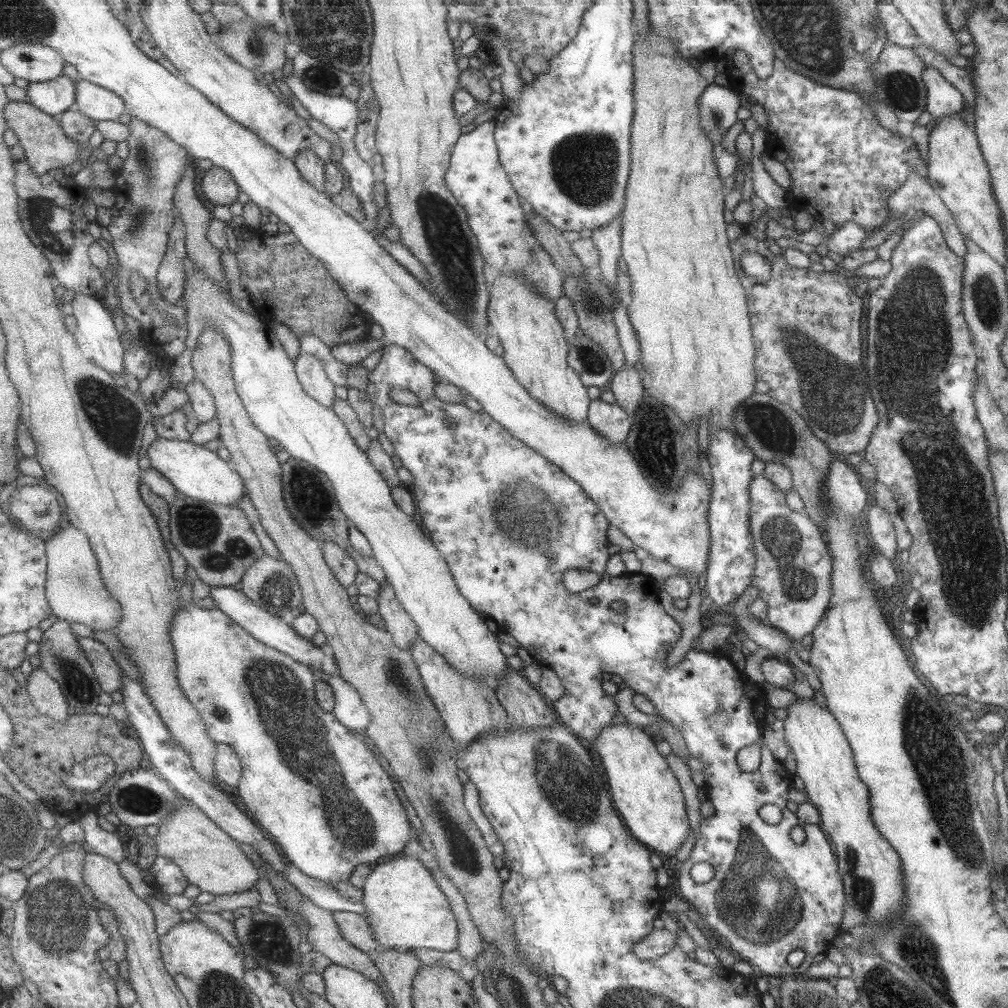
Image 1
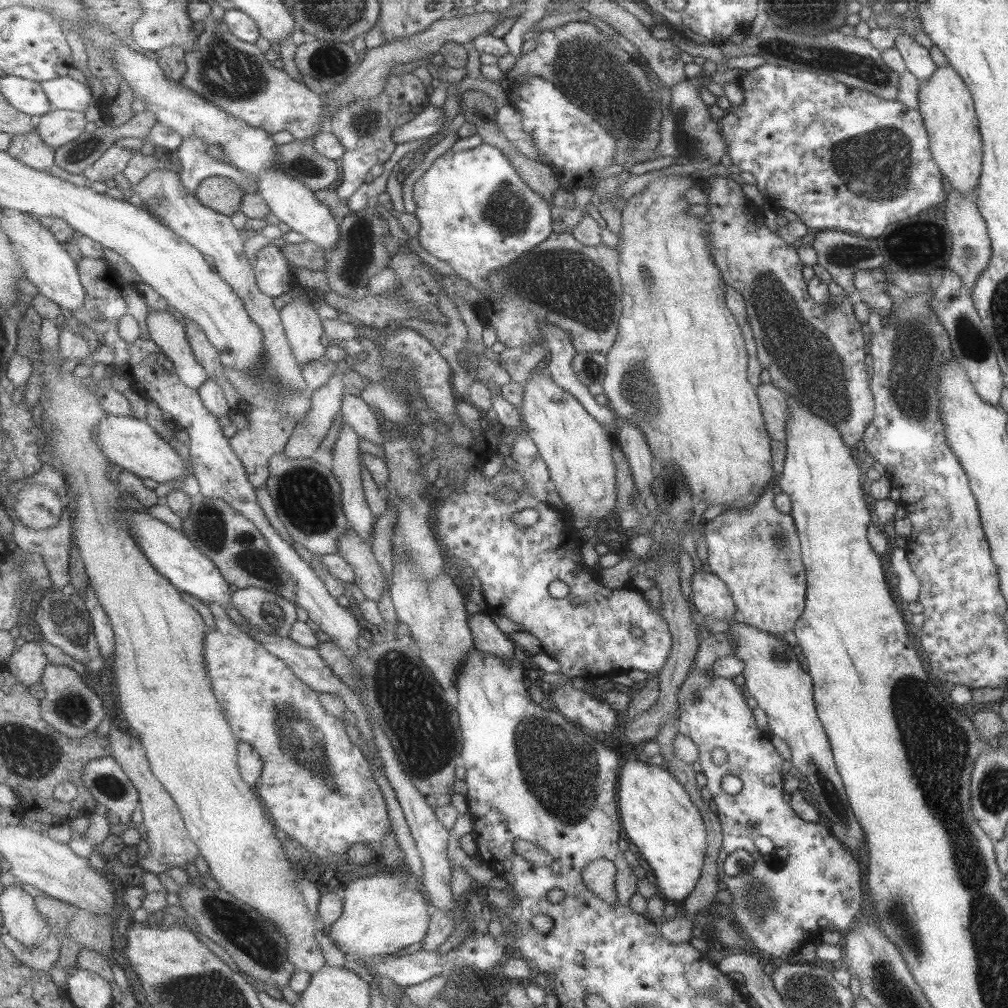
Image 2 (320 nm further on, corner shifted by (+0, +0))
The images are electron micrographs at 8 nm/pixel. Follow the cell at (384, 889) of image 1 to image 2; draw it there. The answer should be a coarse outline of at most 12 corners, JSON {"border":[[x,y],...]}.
{"border":[[398,872],[351,881],[327,936],[352,959],[426,938],[421,890]]}

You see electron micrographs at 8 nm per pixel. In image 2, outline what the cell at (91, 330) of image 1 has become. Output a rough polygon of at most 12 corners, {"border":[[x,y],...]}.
{"border":[[29,214],[1,229],[26,277],[70,312],[88,295],[78,263]]}

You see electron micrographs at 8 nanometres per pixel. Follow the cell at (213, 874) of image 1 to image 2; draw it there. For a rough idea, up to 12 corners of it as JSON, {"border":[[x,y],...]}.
{"border":[[112,725],[113,757],[140,792],[149,873],[200,854],[140,737]]}

